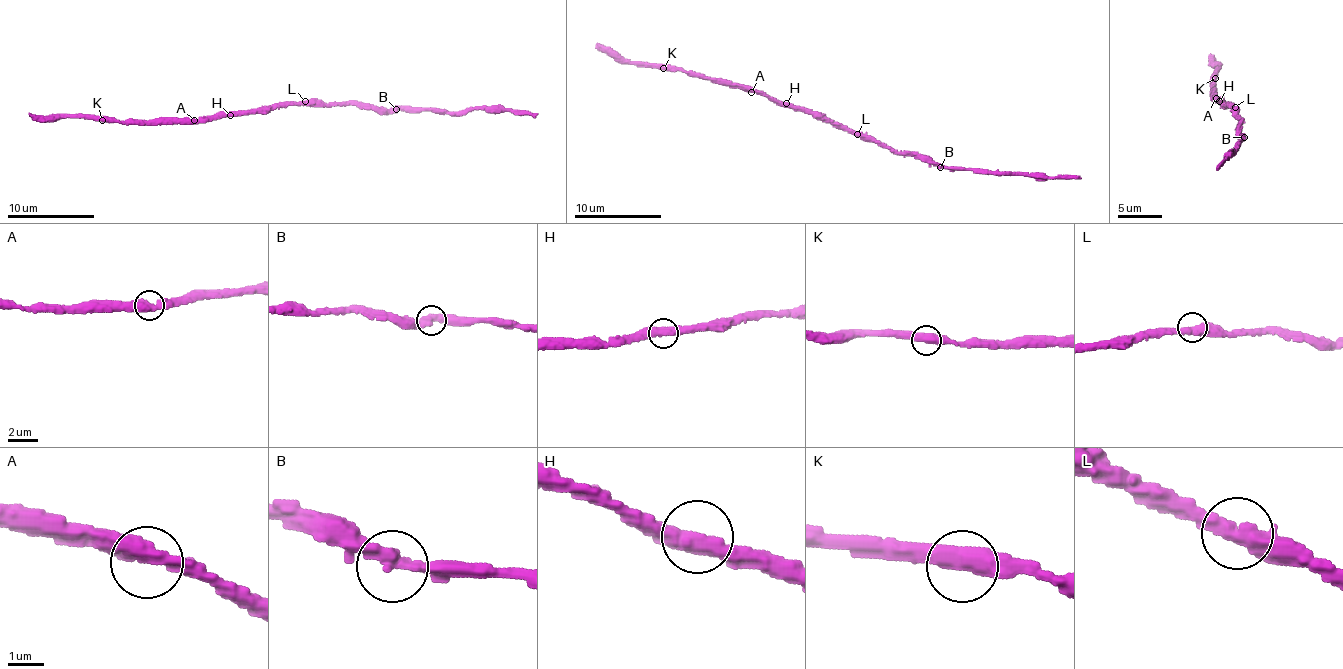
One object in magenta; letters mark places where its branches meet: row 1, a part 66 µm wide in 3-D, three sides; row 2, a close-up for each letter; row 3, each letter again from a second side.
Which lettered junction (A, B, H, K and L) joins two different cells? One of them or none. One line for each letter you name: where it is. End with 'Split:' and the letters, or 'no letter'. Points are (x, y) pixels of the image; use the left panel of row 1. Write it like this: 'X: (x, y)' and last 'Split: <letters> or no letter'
Split: no letter

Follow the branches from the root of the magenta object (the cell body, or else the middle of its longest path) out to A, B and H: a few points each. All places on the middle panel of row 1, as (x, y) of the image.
A: (833, 127), (807, 112), (776, 104), (767, 96), (751, 92)
B: (833, 127), (848, 128), (871, 135), (899, 152), (924, 156), (941, 168)
H: (833, 127), (786, 103)

